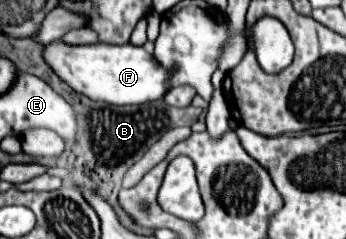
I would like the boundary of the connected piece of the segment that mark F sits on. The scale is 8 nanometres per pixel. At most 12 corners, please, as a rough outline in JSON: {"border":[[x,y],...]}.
{"border":[[43,45],[73,91],[111,105],[163,99],[143,47]]}

